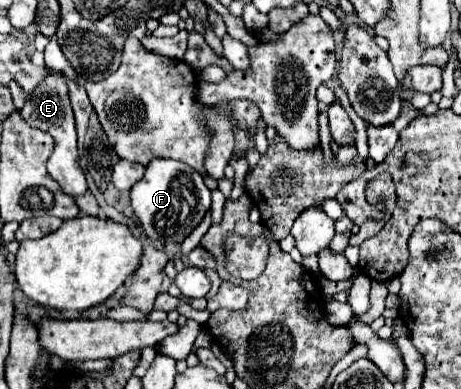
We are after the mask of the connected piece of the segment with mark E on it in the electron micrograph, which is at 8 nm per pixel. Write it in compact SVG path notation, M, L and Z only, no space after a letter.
M49 69L43 83L39 83L39 87L35 87L35 91L27 93L25 97L25 105L19 111L23 115L23 119L35 127L41 129L45 133L49 133L55 141L53 153L47 161L47 171L49 175L53 175L53 179L61 185L61 189L71 195L83 195L87 191L87 183L85 183L85 175L79 167L79 157L77 157L77 133L75 133L75 117L73 117L73 109L71 109L71 101L69 101L69 91L67 91L67 81L65 75L57 69Z

